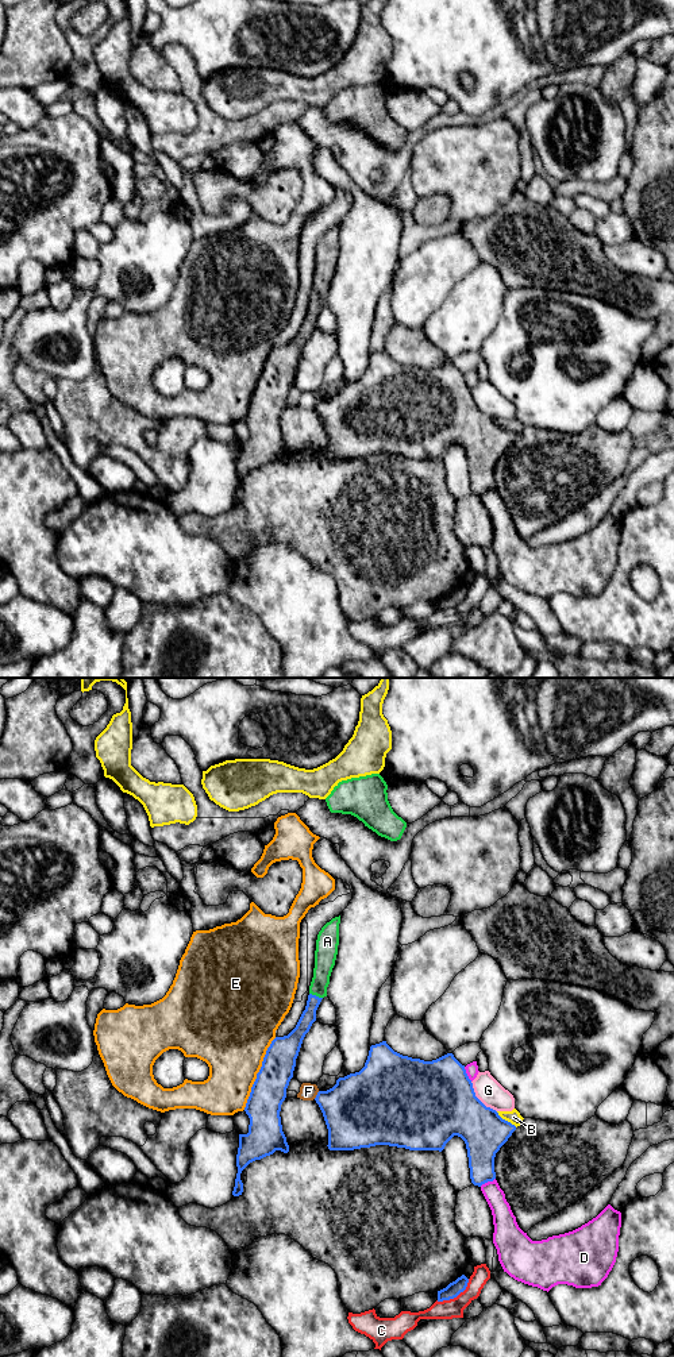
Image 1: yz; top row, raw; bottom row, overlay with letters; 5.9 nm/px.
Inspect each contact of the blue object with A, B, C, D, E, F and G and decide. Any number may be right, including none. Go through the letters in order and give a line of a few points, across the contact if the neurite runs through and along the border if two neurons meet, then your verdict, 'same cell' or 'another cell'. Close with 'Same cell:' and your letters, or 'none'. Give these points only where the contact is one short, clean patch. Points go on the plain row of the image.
A: line yz (308, 326), (315, 304), (320, 290), (324, 263); same cell
B: another cell
C: line yz (469, 588), (465, 597), (455, 605), (436, 609); another cell
D: another cell
E: another cell
F: another cell
G: another cell
Same cell: A

